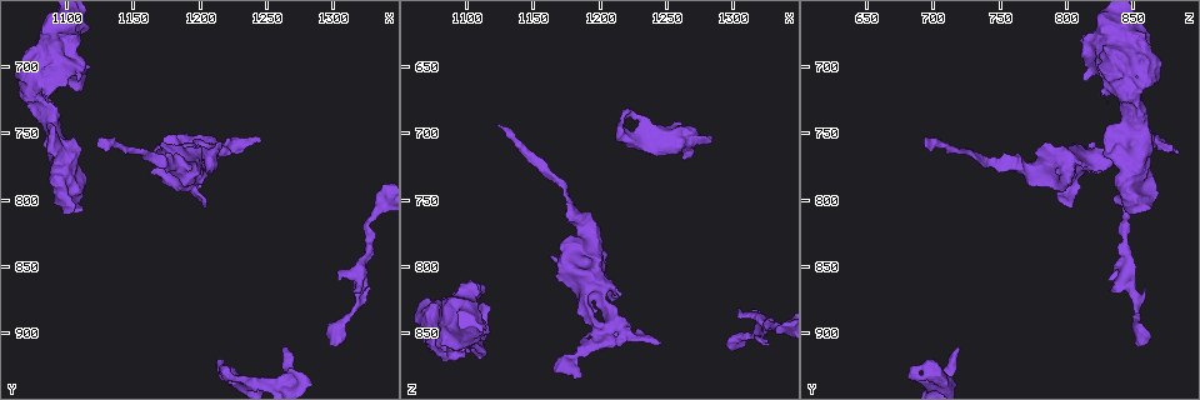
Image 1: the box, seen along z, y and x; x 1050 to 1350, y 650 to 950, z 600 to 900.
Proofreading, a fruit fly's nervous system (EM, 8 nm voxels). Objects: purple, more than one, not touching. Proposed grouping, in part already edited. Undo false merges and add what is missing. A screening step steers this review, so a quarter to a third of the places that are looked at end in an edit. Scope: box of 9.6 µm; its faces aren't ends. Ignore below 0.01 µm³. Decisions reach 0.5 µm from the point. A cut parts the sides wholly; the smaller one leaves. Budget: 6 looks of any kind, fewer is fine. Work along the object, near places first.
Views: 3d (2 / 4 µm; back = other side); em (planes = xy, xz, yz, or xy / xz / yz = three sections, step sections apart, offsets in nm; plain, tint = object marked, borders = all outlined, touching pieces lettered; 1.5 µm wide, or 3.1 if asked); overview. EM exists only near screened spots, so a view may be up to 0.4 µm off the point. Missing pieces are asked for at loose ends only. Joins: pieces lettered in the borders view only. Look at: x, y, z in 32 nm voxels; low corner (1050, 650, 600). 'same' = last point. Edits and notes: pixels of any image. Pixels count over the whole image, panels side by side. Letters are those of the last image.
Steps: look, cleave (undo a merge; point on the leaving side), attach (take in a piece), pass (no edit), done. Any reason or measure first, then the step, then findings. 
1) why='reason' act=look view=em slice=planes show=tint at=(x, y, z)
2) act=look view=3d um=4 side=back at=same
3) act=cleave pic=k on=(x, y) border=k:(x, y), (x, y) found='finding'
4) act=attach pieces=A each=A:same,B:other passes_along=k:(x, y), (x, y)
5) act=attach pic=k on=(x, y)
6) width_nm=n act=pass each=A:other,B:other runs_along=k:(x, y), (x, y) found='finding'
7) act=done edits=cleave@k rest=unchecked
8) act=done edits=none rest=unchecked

why='free end' act=look view=em slice=planes show=borders at=(1262, 914, 720)

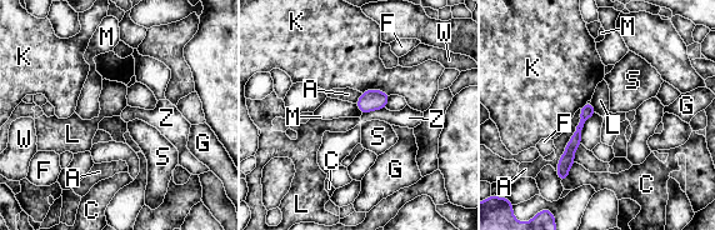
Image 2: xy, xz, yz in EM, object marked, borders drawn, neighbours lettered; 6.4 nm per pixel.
act=pass each=A:other,C:other,F:other,G:other,K:other,L:other,M:other,S:other,W:other,Z:other border=2:(595, 113), (585, 121), (580, 143) found='no lettered piece goes on from it'

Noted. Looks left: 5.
why='branch stops here' act=look view=3d um=2 at=(1296, 908, 856)

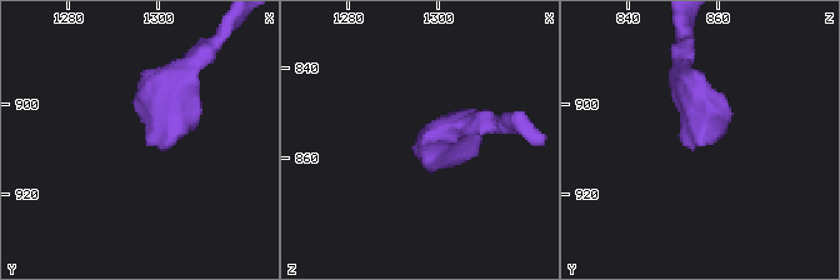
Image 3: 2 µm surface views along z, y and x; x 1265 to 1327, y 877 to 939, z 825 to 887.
why='now the EM' act=look view=em slice=xz step=8 show=tint at=(1296, 908, 856)

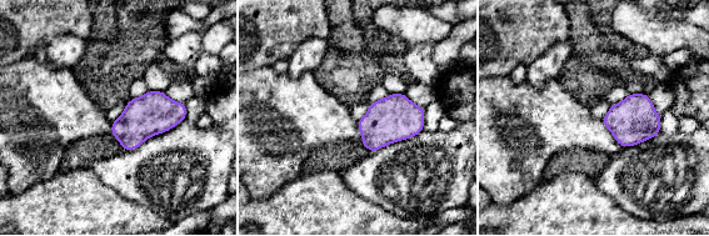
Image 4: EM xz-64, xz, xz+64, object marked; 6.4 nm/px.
why='what lies round it' act=look view=em slice=xz step=8 show=borders at=same

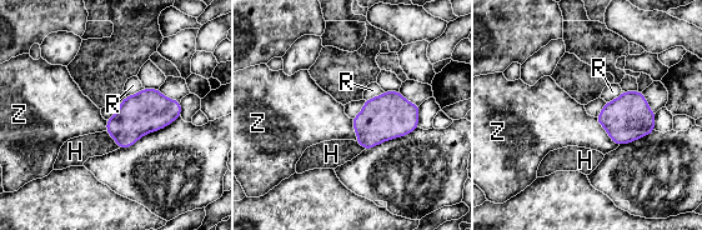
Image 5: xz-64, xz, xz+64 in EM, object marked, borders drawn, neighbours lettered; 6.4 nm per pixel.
act=pass each=H:other,R:other,Z:other border=5:(595, 118), (607, 135), (618, 145) found='no lettered piece goes on from it'

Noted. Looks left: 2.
act=done edits=none rest=unchecked

